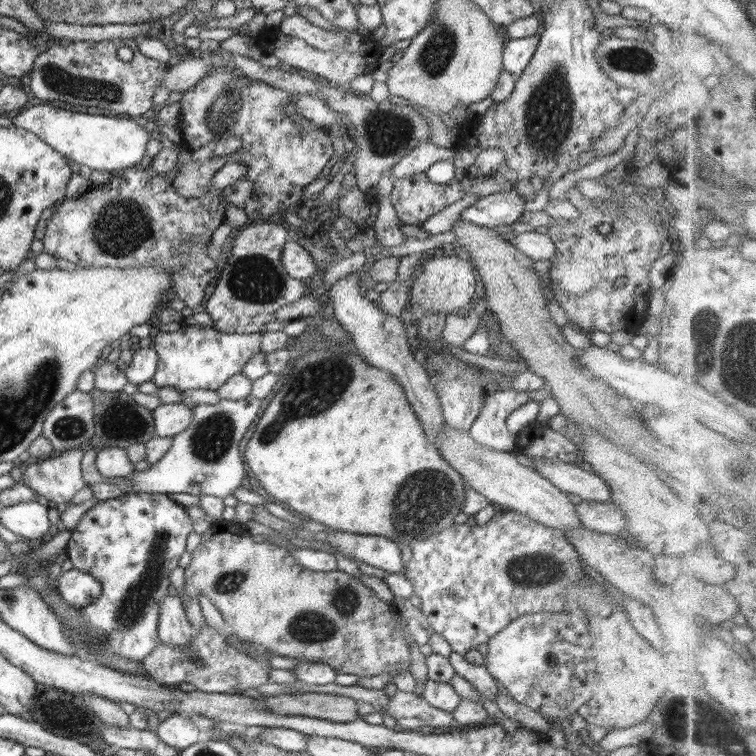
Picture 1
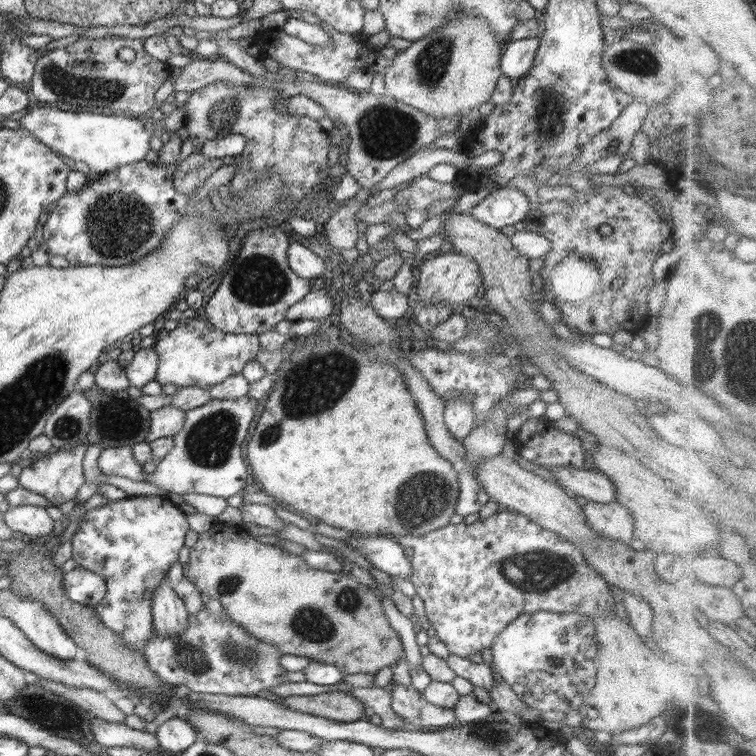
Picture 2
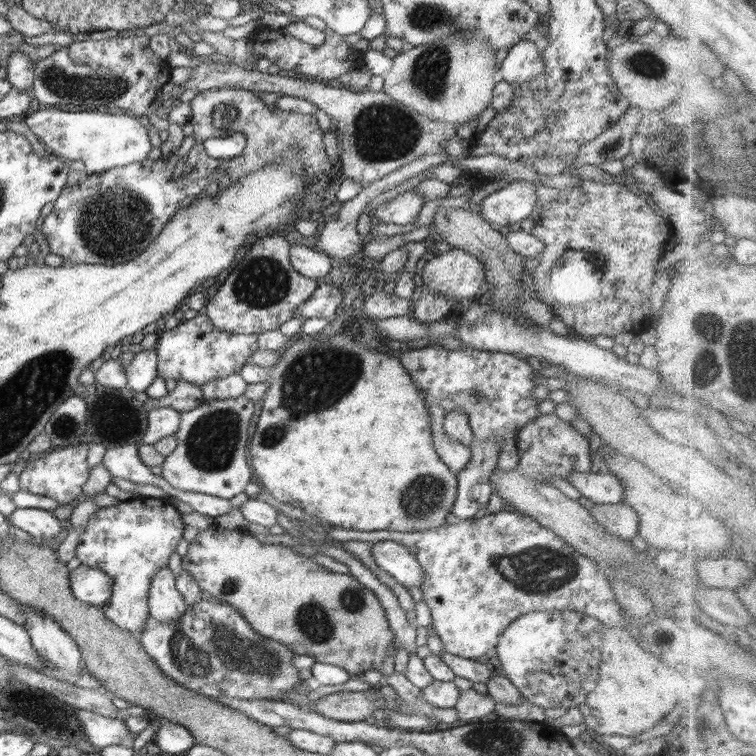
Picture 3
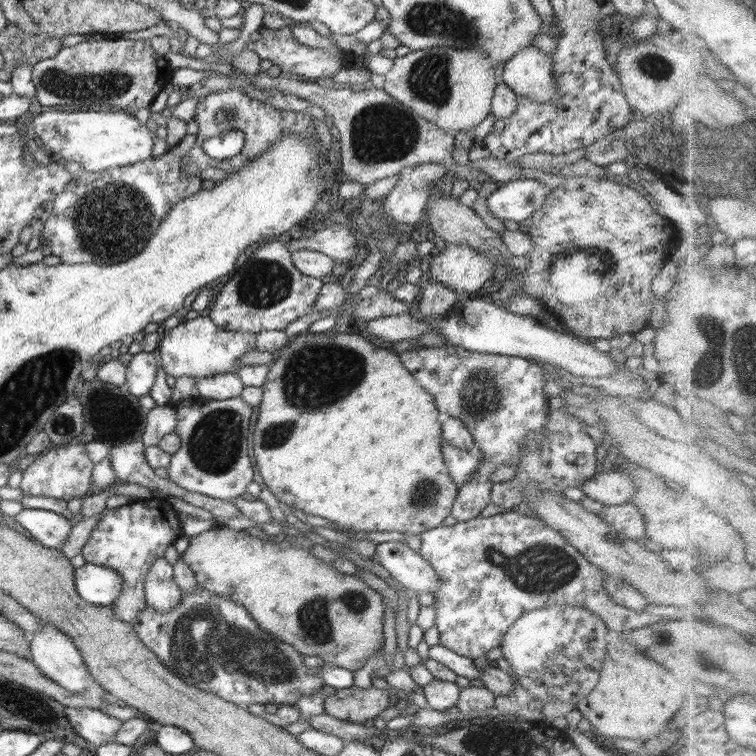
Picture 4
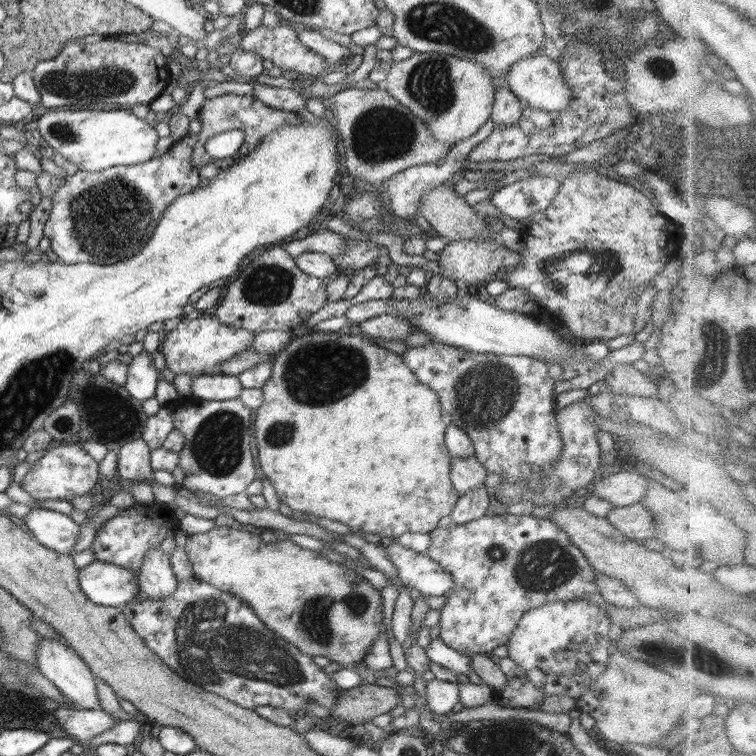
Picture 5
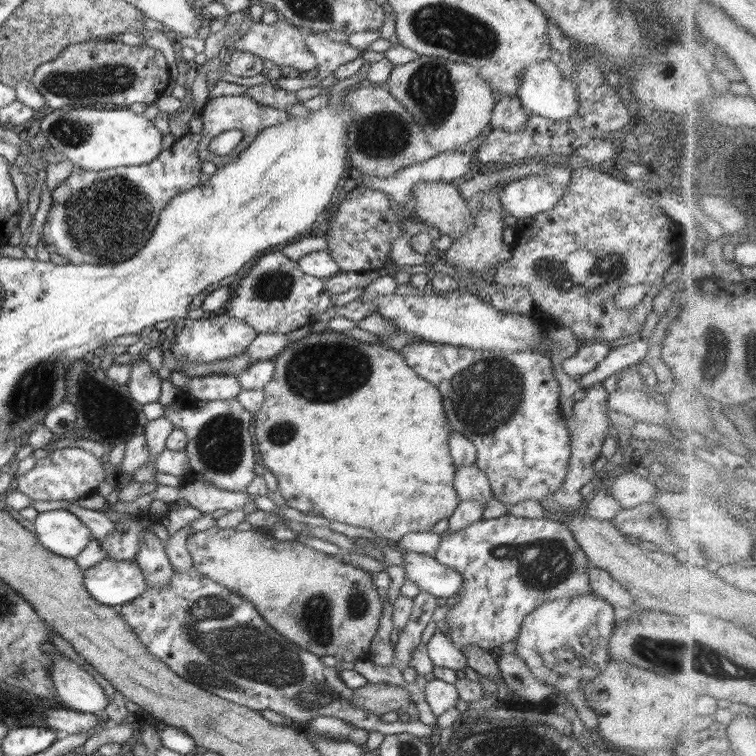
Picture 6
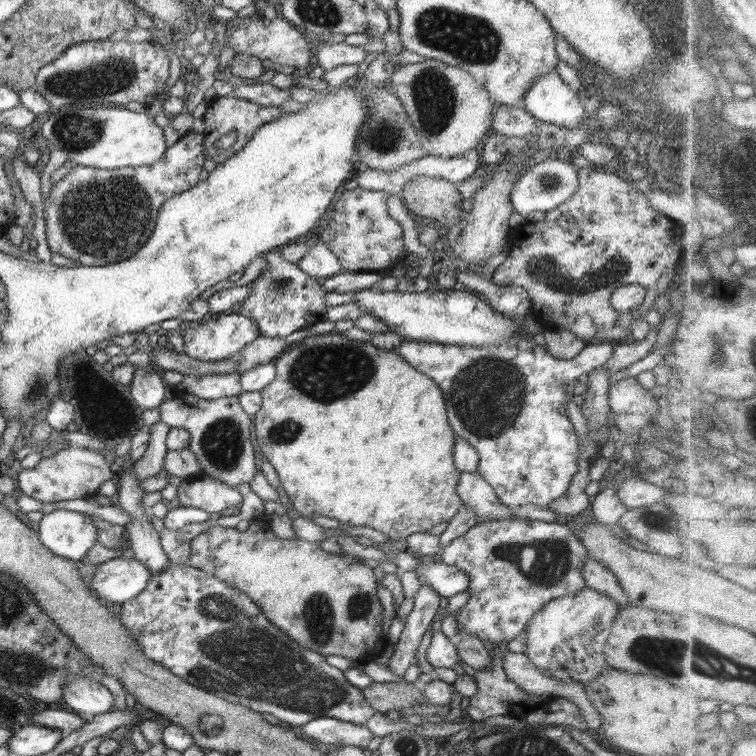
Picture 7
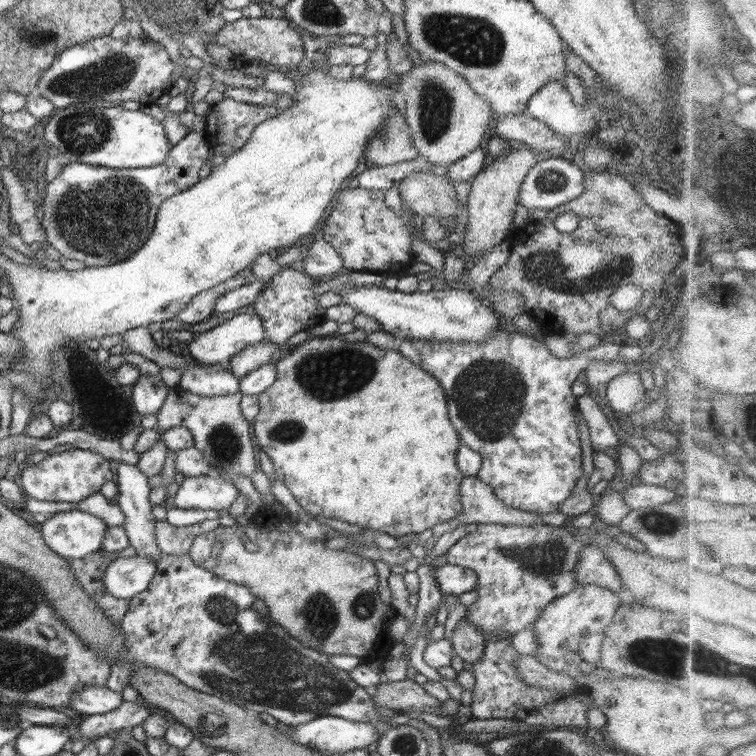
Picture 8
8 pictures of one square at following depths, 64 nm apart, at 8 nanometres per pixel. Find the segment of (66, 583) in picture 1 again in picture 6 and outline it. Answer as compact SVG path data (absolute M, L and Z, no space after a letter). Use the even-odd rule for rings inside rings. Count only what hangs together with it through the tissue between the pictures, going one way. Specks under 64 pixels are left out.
M104 559L83 570L84 587L106 606L123 605L146 589L146 577L136 561Z

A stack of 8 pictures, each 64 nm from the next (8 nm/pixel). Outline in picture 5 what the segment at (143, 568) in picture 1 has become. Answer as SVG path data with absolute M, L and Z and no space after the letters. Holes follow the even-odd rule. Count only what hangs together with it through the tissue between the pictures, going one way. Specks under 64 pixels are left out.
M159 503L133 505L131 509L119 512L107 520L100 531L96 532L96 538L90 547L95 554L94 560L130 569L136 577L139 577L142 559L146 556L148 549L159 546L166 533L174 535L179 530L175 526L175 513L176 511L171 506Z

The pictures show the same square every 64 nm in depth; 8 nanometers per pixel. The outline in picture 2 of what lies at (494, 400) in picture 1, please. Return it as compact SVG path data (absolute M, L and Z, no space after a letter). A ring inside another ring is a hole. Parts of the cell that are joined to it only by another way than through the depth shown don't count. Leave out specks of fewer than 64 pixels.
M525 388L513 393L512 397L509 397L506 401L503 401L498 407L493 409L491 418L480 427L474 428L473 432L464 440L463 446L467 450L468 458L465 460L461 467L458 467L458 482L460 484L460 494L458 501L456 501L456 514L460 516L468 516L468 514L474 514L489 501L486 489L482 489L482 485L477 482L475 478L475 467L478 467L483 461L496 457L502 453L504 445L506 445L506 438L512 437L508 433L505 417L507 413L505 410L514 410L518 406L530 405L540 400L541 392L534 388ZM505 406L509 406L508 409Z

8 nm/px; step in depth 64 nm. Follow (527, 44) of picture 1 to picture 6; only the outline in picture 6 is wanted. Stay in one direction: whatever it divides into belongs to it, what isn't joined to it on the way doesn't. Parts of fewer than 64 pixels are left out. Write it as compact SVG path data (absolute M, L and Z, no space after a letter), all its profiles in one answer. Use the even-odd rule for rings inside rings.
M548 60L534 64L518 76L520 77L518 100L529 113L538 114L538 116L550 118L550 120L566 120L578 112L578 95L575 85L572 80L564 78L558 69L554 62Z

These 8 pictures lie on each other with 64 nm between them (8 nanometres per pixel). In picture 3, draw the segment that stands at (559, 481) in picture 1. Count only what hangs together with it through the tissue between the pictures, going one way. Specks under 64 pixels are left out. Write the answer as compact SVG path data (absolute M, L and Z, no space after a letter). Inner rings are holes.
M576 472L569 475L568 482L595 504L618 504L624 500L624 485L614 474Z

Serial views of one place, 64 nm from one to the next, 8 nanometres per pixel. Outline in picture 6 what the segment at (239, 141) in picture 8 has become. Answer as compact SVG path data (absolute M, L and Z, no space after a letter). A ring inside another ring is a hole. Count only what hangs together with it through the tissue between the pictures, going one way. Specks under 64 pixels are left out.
M238 95L238 96L220 96L216 98L209 98L204 104L203 108L200 111L200 118L203 122L203 131L201 132L202 140L198 144L198 155L200 155L200 161L208 160L214 162L217 167L224 166L226 163L236 159L242 151L246 150L246 147L254 141L256 135L262 132L270 126L274 126L278 123L285 123L286 120L290 118L284 109L280 110L278 108L272 108L270 106L264 106L259 99L250 98L250 96ZM229 130L242 130L244 132L244 138L240 141L240 144L236 146L236 150L231 156L218 157L210 152L208 149L208 144L214 136L222 134L222 132L228 132Z

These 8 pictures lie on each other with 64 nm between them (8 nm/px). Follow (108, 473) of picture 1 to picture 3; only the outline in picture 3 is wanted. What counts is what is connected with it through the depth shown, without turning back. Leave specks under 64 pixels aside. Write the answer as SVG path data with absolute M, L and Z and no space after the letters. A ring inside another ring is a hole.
M128 443L108 447L103 459L103 466L112 477L130 480L136 484L153 484L162 488L166 497L174 497L189 504L194 511L206 516L224 516L234 507L225 498L216 498L208 494L188 492L172 487L166 479L152 474L150 467L142 463L139 456L138 443Z

